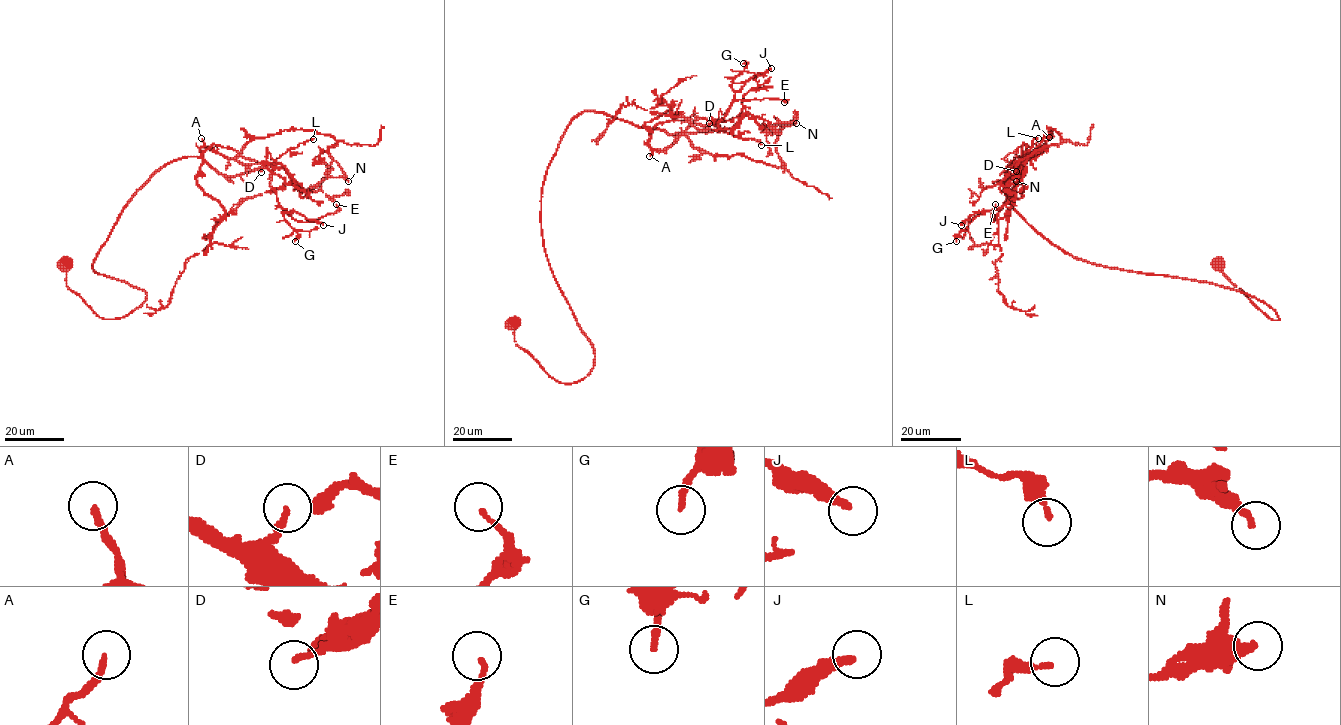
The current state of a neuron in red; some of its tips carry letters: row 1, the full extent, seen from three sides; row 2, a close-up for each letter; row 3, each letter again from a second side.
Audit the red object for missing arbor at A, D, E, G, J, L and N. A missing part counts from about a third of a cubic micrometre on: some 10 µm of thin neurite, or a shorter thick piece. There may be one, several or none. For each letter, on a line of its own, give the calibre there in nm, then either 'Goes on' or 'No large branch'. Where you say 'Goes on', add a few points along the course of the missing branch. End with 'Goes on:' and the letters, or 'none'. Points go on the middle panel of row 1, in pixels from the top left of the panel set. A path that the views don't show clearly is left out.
A: Thickness 200 nm. No large branch
D: Thickness 120 nm. No large branch
E: Thickness 150 nm. No large branch
G: Thickness 200 nm. No large branch
J: Thickness 240 nm. No large branch
L: Thickness 200 nm. No large branch
N: Thickness 240 nm. No large branch
Goes on: none

